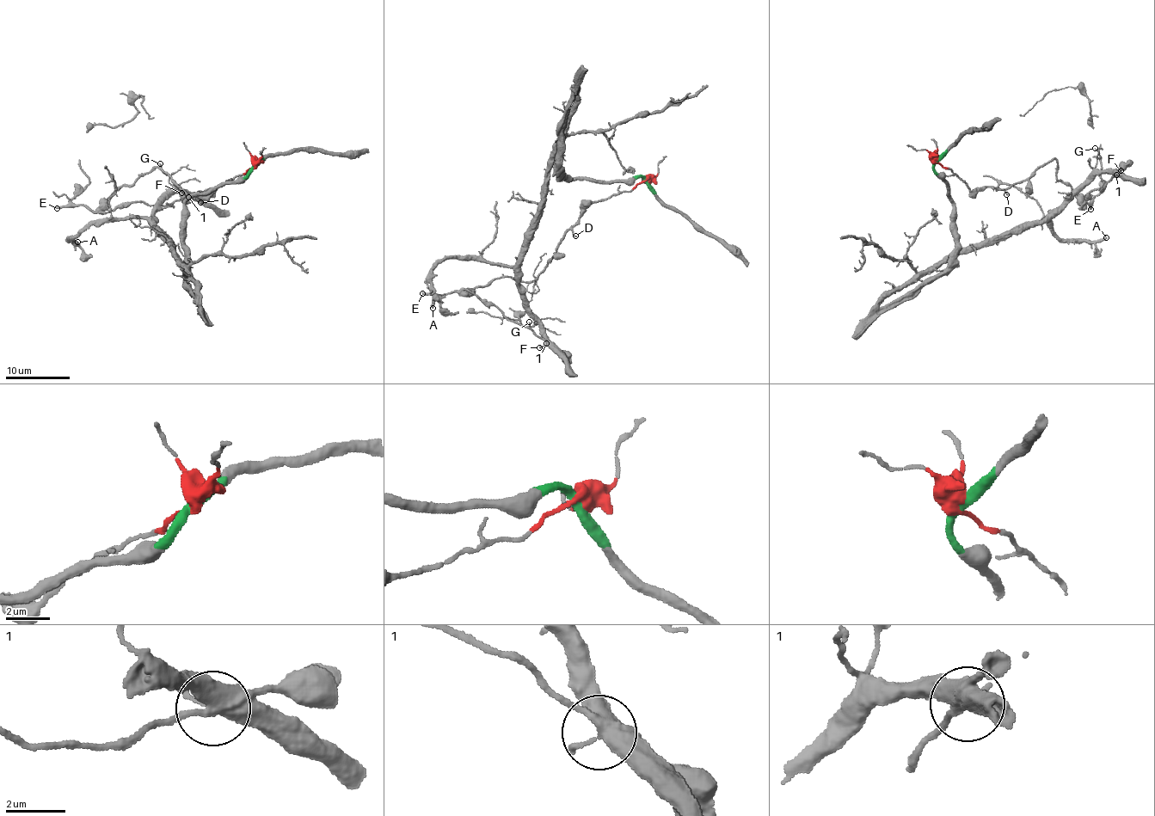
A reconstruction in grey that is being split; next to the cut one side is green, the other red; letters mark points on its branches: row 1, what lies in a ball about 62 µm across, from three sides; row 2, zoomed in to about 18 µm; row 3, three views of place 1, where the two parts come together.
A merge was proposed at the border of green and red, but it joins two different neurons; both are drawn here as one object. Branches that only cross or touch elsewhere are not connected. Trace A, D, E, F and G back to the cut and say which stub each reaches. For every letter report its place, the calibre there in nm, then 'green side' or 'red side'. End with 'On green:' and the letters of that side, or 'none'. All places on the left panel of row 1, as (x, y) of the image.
A: place (77, 242); calibre 320 nm; green side
D: place (200, 202); calibre 140 nm; red side
E: place (57, 208); calibre 280 nm; red side
F: place (181, 193); calibre 140 nm; red side
G: place (160, 163); calibre 110 nm; green side
On green: A, G

